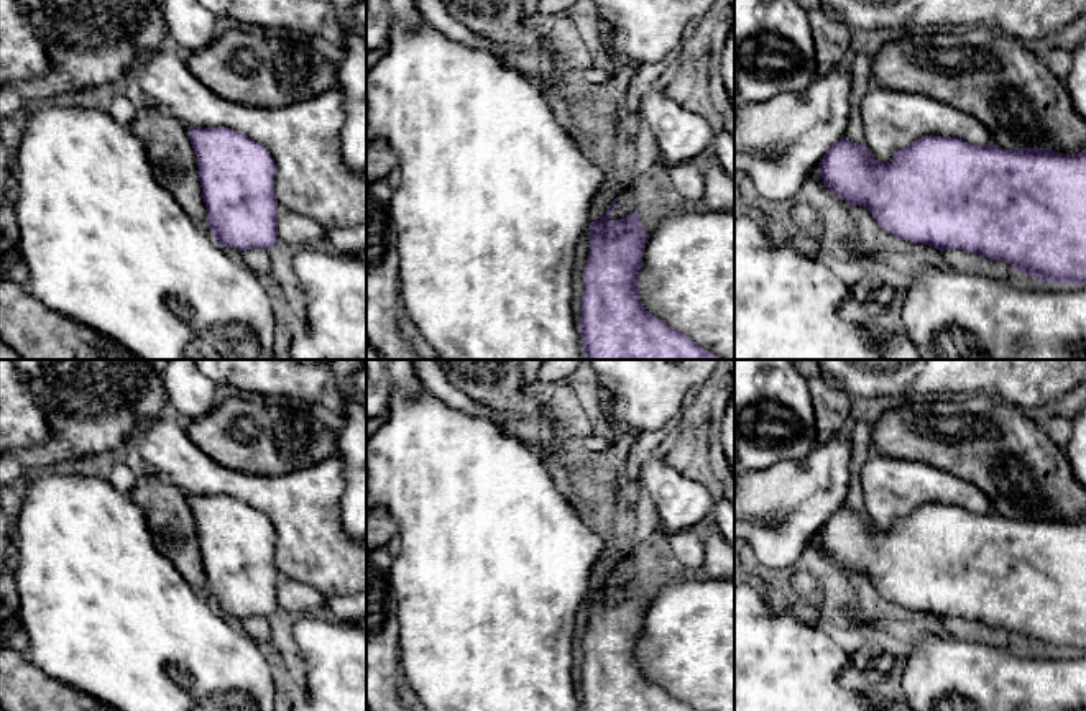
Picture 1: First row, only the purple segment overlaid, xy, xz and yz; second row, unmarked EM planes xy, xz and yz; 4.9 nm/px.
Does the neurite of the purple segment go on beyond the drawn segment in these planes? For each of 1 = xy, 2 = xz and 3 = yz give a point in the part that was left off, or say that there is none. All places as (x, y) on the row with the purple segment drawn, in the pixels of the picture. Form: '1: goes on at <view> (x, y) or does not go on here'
1: does not go on here
2: does not go on here
3: does not go on here

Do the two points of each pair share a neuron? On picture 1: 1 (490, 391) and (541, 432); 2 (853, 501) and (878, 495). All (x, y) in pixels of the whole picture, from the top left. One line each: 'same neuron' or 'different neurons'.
1: same neuron
2: different neurons

